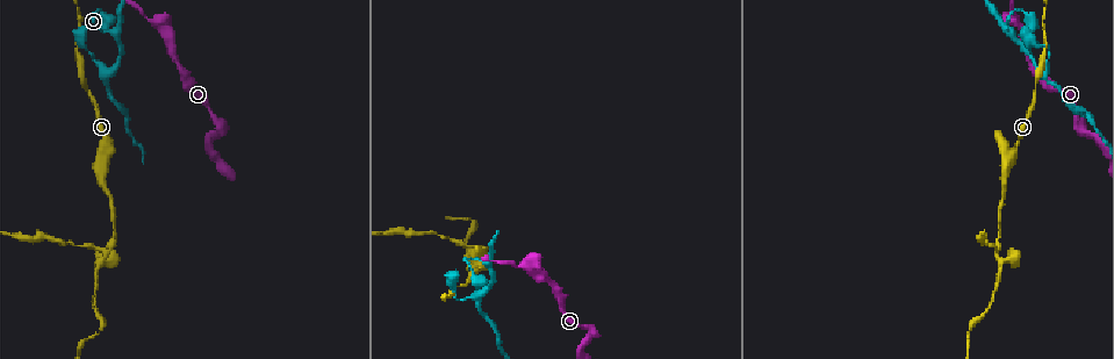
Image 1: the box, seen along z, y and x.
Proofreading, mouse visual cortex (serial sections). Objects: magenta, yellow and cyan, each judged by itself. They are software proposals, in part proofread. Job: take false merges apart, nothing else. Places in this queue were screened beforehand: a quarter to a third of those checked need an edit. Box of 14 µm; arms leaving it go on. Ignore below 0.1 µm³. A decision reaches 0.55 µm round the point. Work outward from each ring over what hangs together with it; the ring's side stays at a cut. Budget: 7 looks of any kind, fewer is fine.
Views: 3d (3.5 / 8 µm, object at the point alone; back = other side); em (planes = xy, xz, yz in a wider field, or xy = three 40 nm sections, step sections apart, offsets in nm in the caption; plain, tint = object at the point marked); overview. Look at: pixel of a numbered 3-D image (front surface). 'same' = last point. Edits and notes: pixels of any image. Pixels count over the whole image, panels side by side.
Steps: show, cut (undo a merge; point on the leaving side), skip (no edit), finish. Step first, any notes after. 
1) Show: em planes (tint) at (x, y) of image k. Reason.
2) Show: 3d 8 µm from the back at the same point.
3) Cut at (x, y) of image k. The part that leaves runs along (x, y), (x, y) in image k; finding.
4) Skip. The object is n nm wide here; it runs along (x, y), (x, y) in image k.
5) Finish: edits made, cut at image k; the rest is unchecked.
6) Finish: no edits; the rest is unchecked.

Show: 3d 3.5 µm at (152, 20) of image 1. Sharp bend.

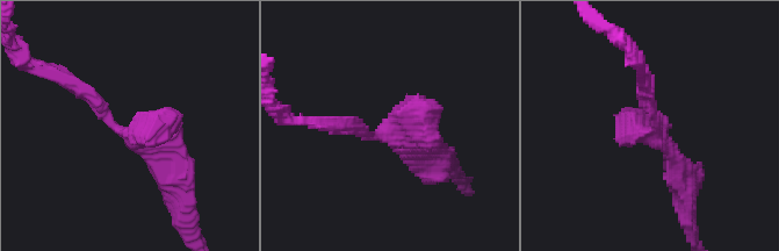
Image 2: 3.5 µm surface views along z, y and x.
Show: em xy step 1 (tint) at (658, 138) of image 2.

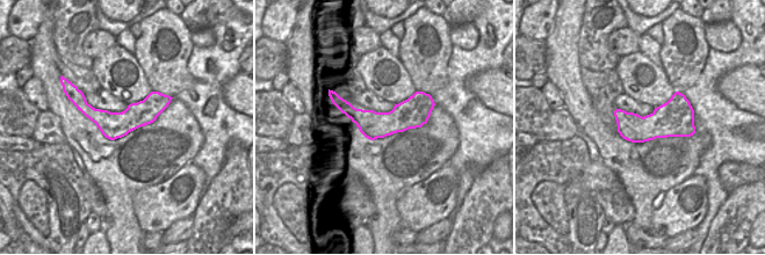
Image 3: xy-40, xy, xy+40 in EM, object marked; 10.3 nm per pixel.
Skip. It runs along (427, 100), (399, 119), (339, 104) in image 3; all the same cell.

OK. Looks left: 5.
Show: 3d 3.5 µm at (484, 246) of image 1. A fork.

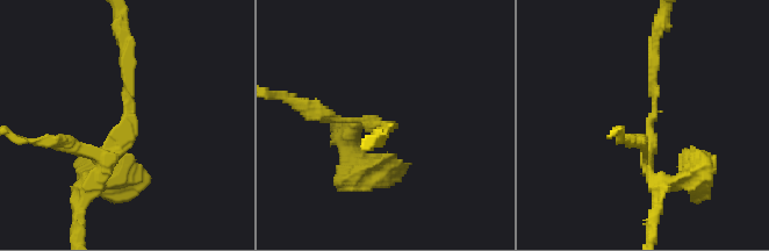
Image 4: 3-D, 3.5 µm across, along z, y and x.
Show: em planes (tint) at (124, 132) of image 4. 3 arms meet here; the arms are 150, 150, 200 nm wide; now the EM.

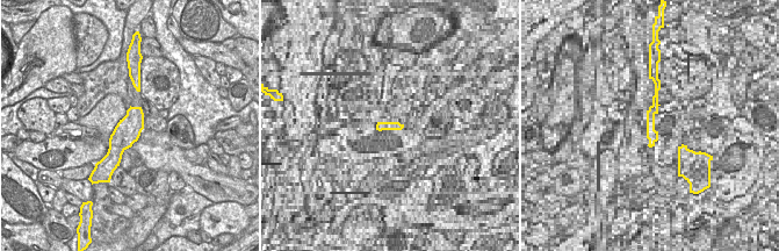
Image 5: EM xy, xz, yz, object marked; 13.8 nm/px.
Show: em xy step 5 (tint) at the same point. Another direction.

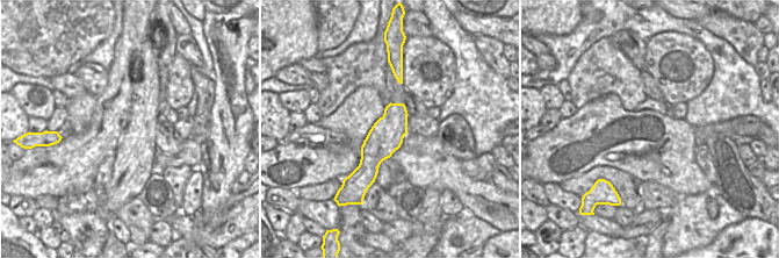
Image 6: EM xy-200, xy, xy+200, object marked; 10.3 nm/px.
Cut at (324, 114) of image 4. The object is 360 nm wide here; the part that leaves runs along (359, 122), (331, 119), (288, 98) in image 4; two cells meet here.

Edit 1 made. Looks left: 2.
Show: 3d 3.5 µm at (457, 299) of image 1. Thin neck.

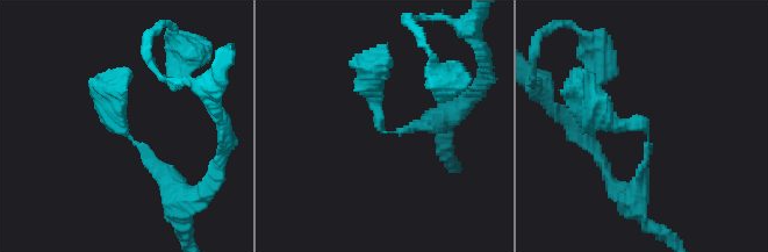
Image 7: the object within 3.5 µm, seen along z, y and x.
Skip. It runs along (187, 202), (115, 123), (112, 99) in image 7; all the same cell.

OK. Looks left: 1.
Finish: edits made, cut at image 4; the rest is unchecked.

